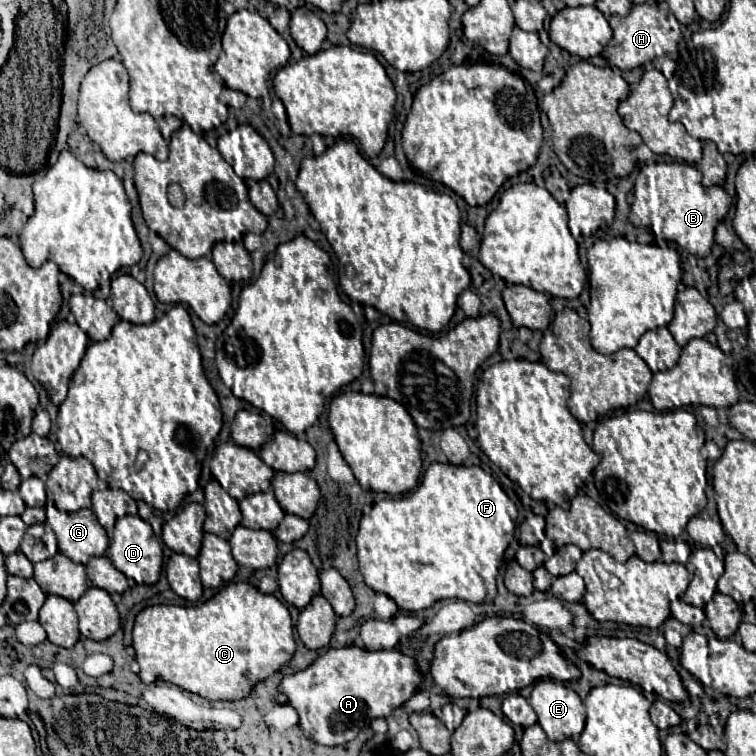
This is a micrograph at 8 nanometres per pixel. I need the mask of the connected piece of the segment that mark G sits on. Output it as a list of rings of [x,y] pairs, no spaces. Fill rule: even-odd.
[[[48,504],[46,524],[50,524],[56,534],[58,550],[72,562],[88,564],[92,556],[104,556],[108,550],[108,536],[94,512],[88,508],[78,512],[62,512],[54,504]]]

